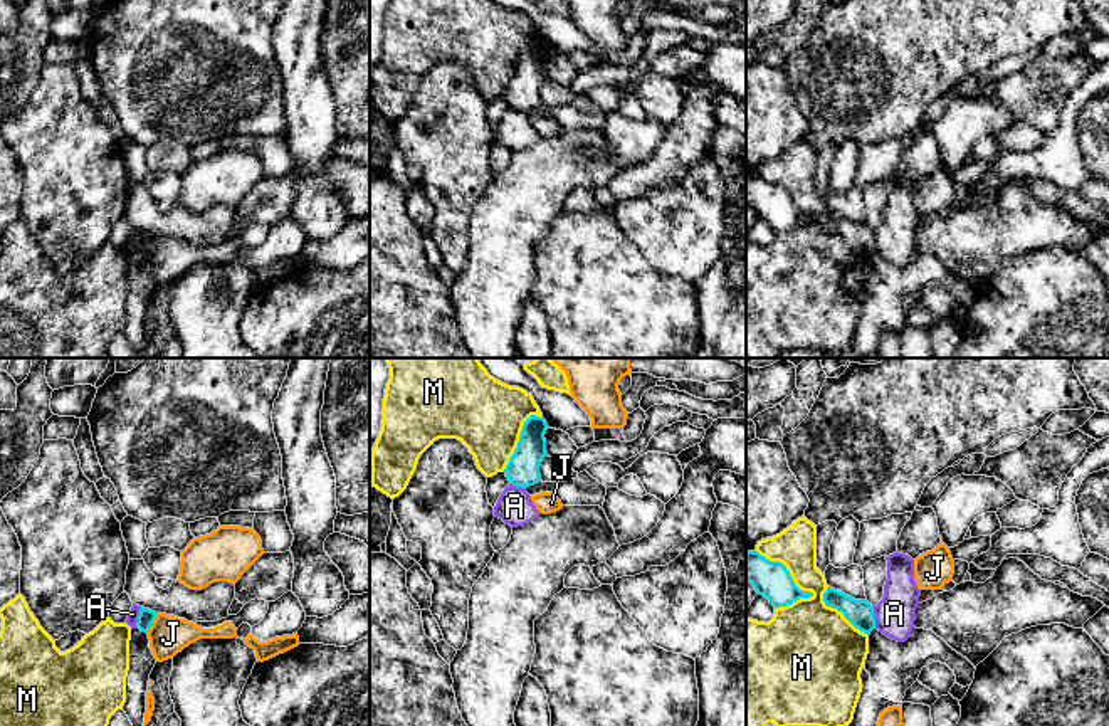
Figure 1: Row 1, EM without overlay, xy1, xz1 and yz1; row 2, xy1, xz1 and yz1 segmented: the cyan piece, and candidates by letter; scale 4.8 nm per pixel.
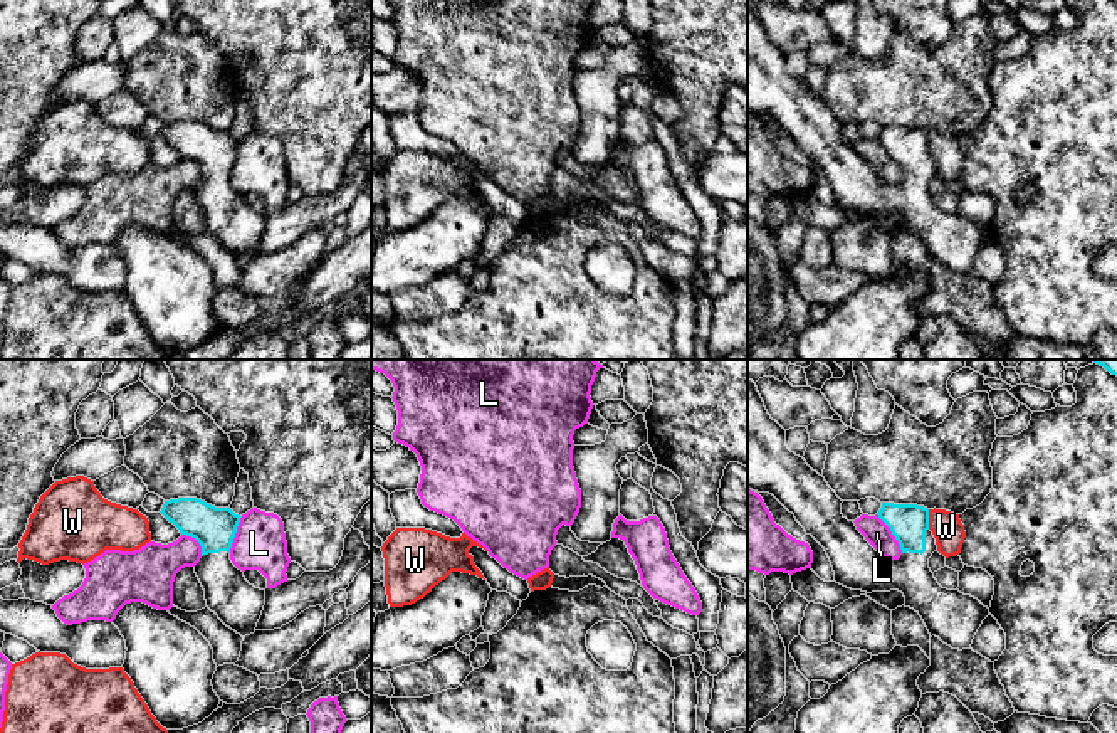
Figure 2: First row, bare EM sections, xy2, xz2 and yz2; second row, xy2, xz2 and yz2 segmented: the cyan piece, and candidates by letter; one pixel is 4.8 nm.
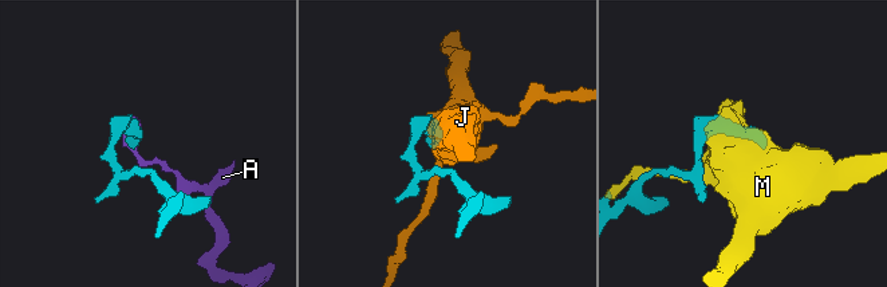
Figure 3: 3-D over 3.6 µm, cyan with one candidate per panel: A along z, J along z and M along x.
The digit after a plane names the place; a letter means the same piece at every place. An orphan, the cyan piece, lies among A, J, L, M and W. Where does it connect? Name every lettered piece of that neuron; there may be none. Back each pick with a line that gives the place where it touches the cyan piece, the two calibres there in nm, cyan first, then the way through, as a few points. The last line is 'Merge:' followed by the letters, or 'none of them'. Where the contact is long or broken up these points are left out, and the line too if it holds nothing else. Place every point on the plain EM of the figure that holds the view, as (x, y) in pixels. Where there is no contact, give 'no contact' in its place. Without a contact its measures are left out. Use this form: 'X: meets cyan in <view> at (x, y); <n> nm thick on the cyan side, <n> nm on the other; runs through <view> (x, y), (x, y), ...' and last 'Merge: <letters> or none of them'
Merge: none of them

